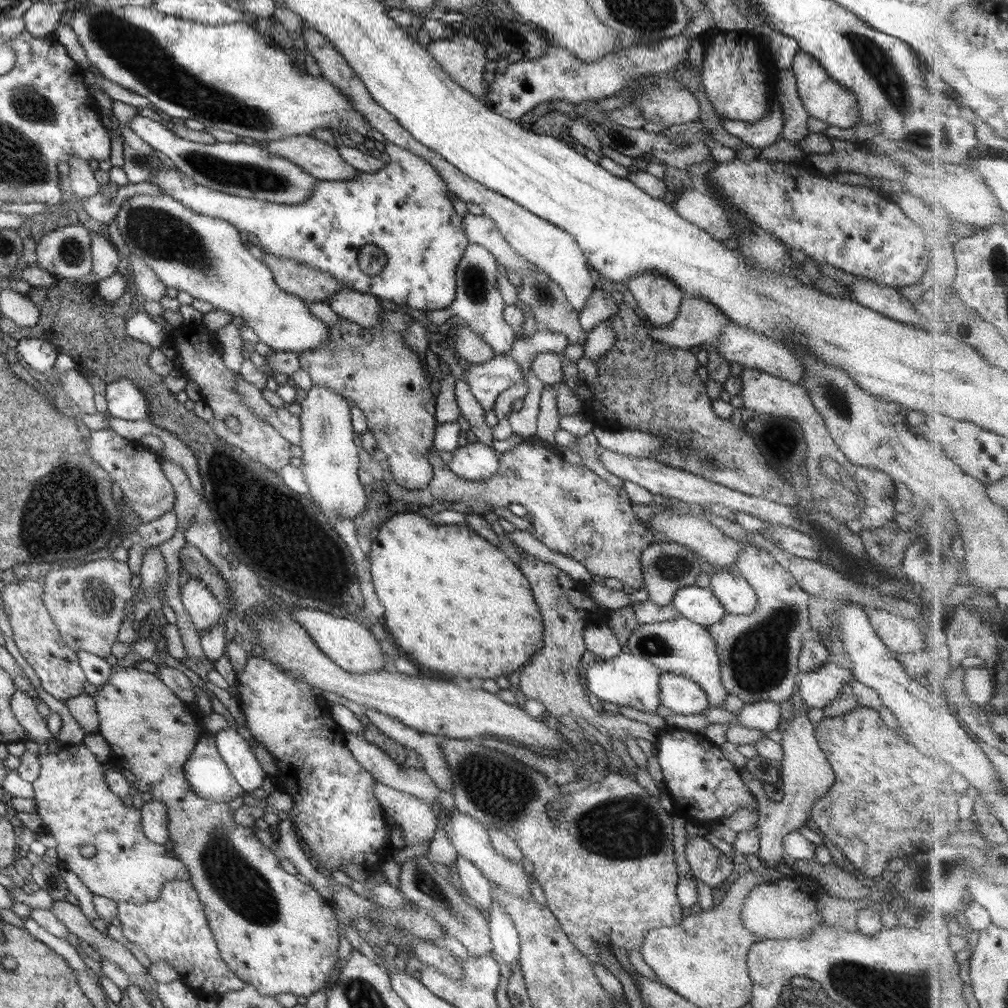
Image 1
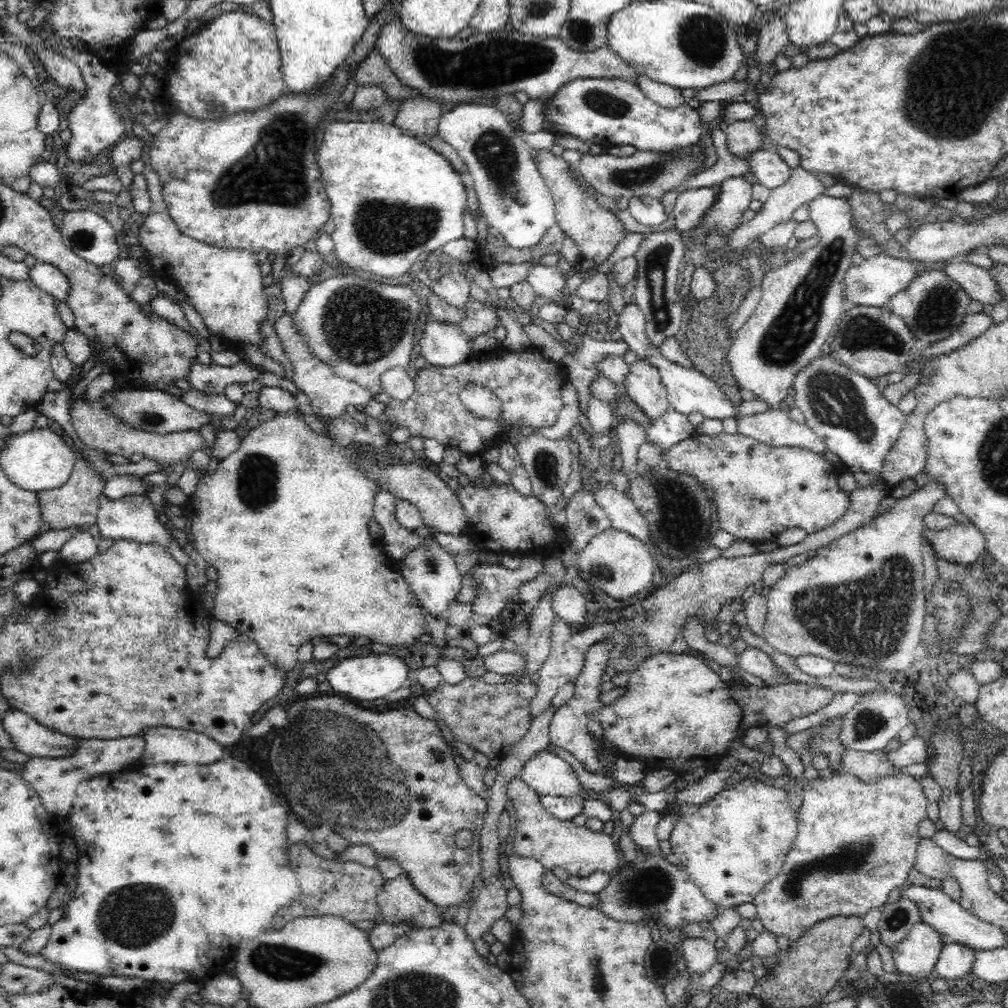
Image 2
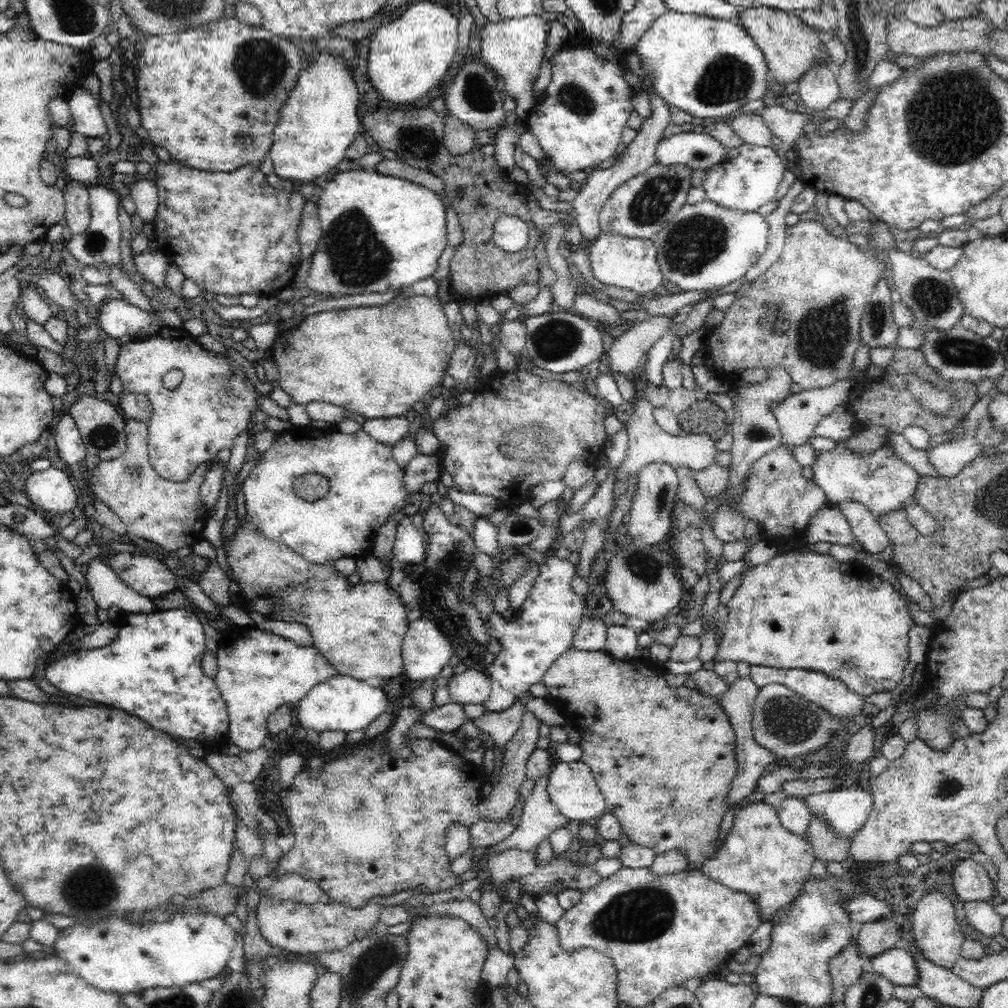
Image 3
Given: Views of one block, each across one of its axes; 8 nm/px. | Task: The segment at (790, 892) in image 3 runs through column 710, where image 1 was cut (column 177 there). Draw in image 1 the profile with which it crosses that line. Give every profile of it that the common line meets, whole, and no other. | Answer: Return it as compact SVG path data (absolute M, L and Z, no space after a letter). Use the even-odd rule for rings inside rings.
M85 743L63 745L57 753L39 755L38 763L40 771L32 782L32 799L36 804L36 813L43 822L41 831L54 838L59 866L76 874L91 894L112 901L143 905L146 901L157 900L167 880L189 882L186 866L172 855L172 850L151 842L143 834L140 809L130 806L107 788L103 764L93 756ZM85 844L95 848L95 854L90 858L79 853L79 848Z

